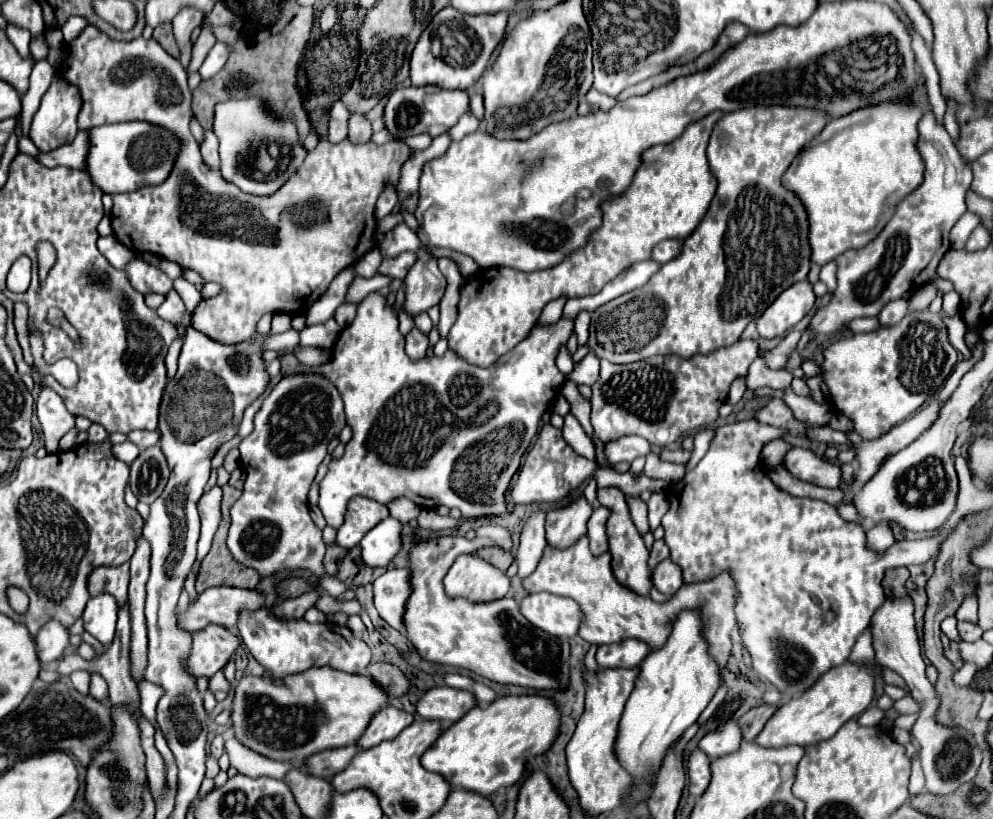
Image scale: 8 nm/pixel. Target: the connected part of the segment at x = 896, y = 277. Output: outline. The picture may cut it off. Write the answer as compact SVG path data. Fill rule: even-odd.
M931 110L919 120L917 150L925 164L923 182L913 194L905 196L881 234L859 250L849 250L835 258L837 288L827 306L819 308L807 330L813 334L831 334L861 316L877 316L885 304L901 298L913 286L931 282L935 268L949 248L949 230L965 214L965 194L971 186L971 166L957 152L947 130L937 122Z

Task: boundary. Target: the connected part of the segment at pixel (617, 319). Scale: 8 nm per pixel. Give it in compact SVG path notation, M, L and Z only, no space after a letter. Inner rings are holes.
M789 106L741 108L727 112L717 120L707 146L707 160L713 176L717 178L715 198L711 200L711 206L701 224L691 236L685 238L677 258L663 264L645 286L613 298L593 312L587 344L599 360L631 364L657 354L677 354L681 358L691 358L695 354L707 354L717 348L731 346L739 340L745 326L757 320L783 290L807 278L811 266L807 214L799 198L781 186L781 176L797 152L801 152L801 148L809 144L827 122L827 114L819 110Z

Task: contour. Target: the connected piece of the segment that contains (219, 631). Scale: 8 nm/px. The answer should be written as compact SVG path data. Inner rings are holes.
M207 626L205 630L193 634L193 650L187 658L187 668L195 678L213 676L225 666L237 648L239 638L231 630Z

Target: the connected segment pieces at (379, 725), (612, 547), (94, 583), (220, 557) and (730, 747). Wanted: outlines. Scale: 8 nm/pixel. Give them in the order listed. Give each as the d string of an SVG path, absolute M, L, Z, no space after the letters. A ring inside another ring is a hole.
M385 706L373 716L369 726L365 728L365 734L361 734L361 738L355 742L355 746L357 748L373 748L383 740L395 738L411 722L413 722L413 716L407 714L405 710Z
M605 486L597 490L597 498L603 506L611 508L611 516L607 522L607 536L609 536L609 552L611 552L611 568L613 568L613 576L617 578L617 582L625 584L627 588L631 588L633 592L641 594L641 596L649 596L651 590L651 580L649 580L649 566L647 566L647 558L649 558L649 550L643 544L643 538L639 534L639 530L635 528L631 516L629 516L629 508L625 502L625 494L619 488L613 486Z
M129 564L117 568L95 568L89 576L89 594L97 596L109 592L117 598L117 604L127 602L127 584L129 584Z
M229 484L223 486L223 502L221 502L223 518L221 518L221 524L213 538L213 546L201 562L201 572L195 582L197 594L201 594L203 590L207 590L211 586L227 584L227 586L239 586L239 588L255 588L259 582L259 574L253 568L245 568L243 564L239 564L231 556L231 552L227 550L227 544L225 544L229 522L231 522L229 508L233 506L233 502L239 496L241 496L241 490L237 490Z
M729 720L723 726L719 726L717 730L705 734L701 738L701 742L699 742L699 748L711 760L715 760L715 758L721 758L721 756L737 752L739 744L741 744L741 730L733 720Z

